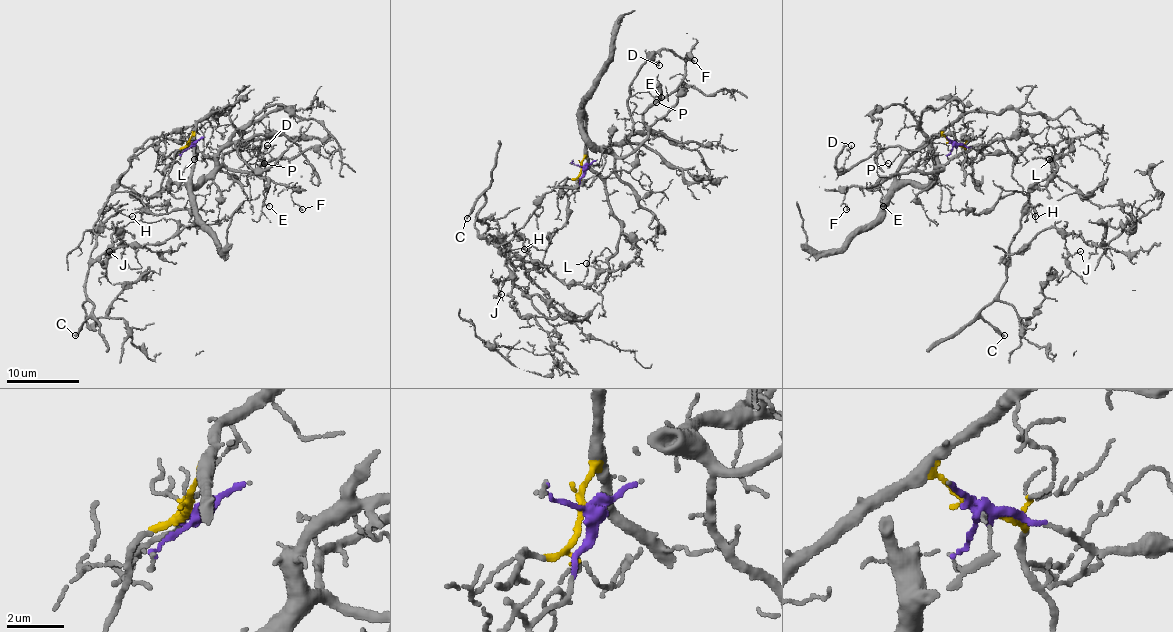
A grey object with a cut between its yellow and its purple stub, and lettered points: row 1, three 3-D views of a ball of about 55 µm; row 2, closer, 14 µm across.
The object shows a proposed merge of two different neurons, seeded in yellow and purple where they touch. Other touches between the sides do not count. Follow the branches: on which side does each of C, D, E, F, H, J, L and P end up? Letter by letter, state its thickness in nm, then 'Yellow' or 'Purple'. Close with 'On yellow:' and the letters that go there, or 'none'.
C: Thickness 200 nm. Purple
D: Thickness 100 nm. Yellow
E: Thickness 140 nm. Yellow
F: Thickness 130 nm. Yellow
H: Thickness 110 nm. Purple
J: Thickness 110 nm. Purple
L: Thickness 130 nm. Purple
P: Thickness 120 nm. Yellow
On yellow: D, E, F, P

